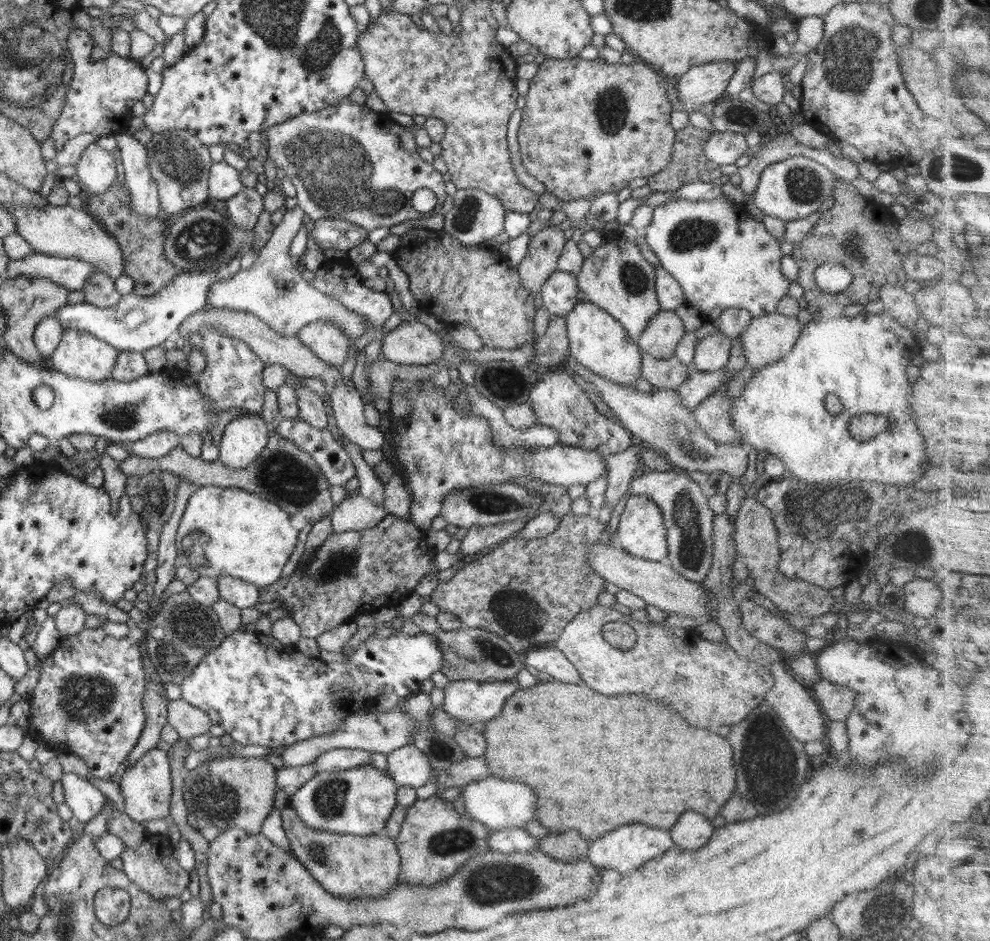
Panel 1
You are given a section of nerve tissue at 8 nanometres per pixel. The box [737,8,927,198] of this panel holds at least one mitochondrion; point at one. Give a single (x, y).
(849, 60)

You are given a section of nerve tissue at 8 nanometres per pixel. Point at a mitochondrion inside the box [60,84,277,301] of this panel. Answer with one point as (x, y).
(176, 159)

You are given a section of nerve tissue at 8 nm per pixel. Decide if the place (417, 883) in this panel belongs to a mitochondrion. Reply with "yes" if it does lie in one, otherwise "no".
no

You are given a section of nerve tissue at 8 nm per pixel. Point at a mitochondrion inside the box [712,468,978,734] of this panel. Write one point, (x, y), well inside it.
(826, 514)

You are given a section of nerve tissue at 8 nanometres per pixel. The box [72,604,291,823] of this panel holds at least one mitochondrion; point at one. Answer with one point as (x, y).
(218, 800)

